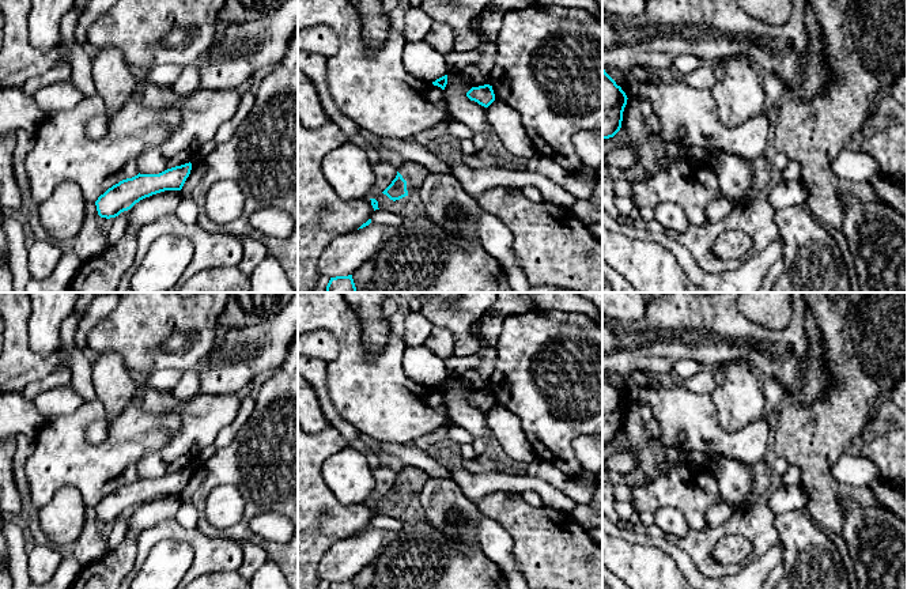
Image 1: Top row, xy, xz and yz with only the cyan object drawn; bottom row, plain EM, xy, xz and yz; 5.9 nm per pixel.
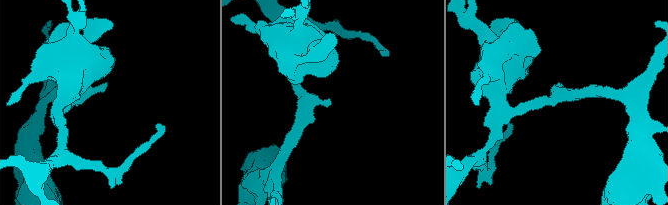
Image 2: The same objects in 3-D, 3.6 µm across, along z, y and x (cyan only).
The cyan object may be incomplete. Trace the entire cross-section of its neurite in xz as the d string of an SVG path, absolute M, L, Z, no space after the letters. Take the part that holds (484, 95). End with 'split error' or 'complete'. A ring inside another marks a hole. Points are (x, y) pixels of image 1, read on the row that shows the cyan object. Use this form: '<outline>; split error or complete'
M490 84L472 87L466 92L466 97L470 101L475 101L484 107L488 107L495 101L495 94L494 94L492 86L490 86Z; complete

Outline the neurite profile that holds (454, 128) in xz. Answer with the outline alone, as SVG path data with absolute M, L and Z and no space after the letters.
M447 120L447 135L461 140L473 137L473 132L469 129L469 127L454 120Z

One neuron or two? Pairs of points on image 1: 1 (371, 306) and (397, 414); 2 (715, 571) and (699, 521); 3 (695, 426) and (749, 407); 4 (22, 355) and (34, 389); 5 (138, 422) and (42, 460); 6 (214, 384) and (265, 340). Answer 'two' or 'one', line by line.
1: two
2: two
3: two
4: two
5: one
6: one

